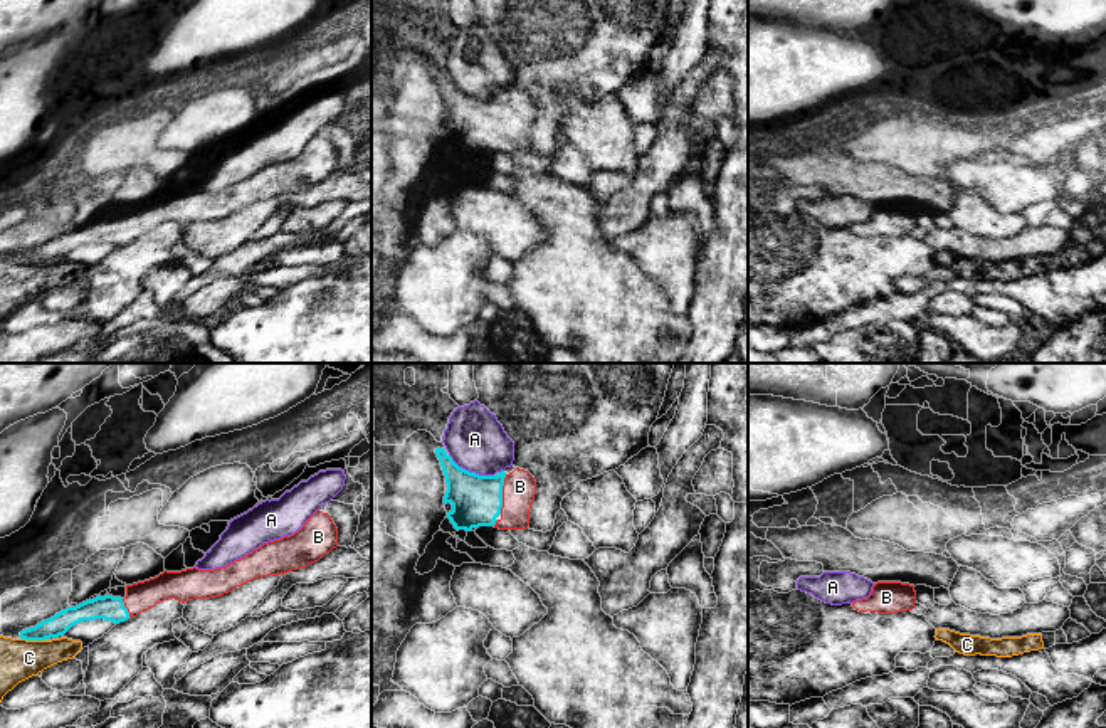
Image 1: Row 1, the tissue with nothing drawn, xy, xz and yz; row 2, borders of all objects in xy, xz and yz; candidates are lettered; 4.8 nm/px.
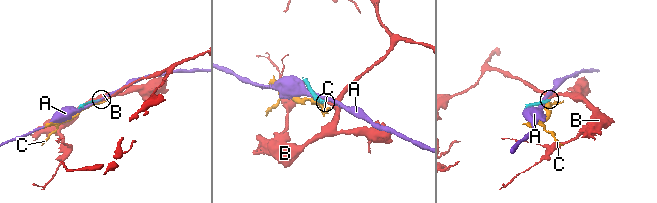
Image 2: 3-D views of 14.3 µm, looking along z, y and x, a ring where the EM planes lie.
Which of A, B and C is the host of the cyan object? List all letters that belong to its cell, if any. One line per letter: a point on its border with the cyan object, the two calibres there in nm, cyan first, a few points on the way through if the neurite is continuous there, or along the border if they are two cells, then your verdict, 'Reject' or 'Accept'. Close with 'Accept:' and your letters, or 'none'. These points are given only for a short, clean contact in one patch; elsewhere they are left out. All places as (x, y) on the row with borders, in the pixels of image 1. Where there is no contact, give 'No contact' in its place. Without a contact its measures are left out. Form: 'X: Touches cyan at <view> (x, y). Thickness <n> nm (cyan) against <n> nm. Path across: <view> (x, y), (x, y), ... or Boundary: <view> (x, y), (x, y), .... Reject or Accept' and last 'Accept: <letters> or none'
A: Touches cyan at xz (471, 473). Thickness 240 nm (cyan) against 280 nm. Reject
B: Touches cyan at xz (501, 495). Thickness 240 nm (cyan) against 160 nm. Path across: xz (476, 500), (501, 495), (511, 495), (520, 486). Accept
C: Touches cyan at xy (32, 639). Thickness 100 nm (cyan) against 190 nm. Boundary: xy (21, 638), (44, 641). Reject
Accept: B

